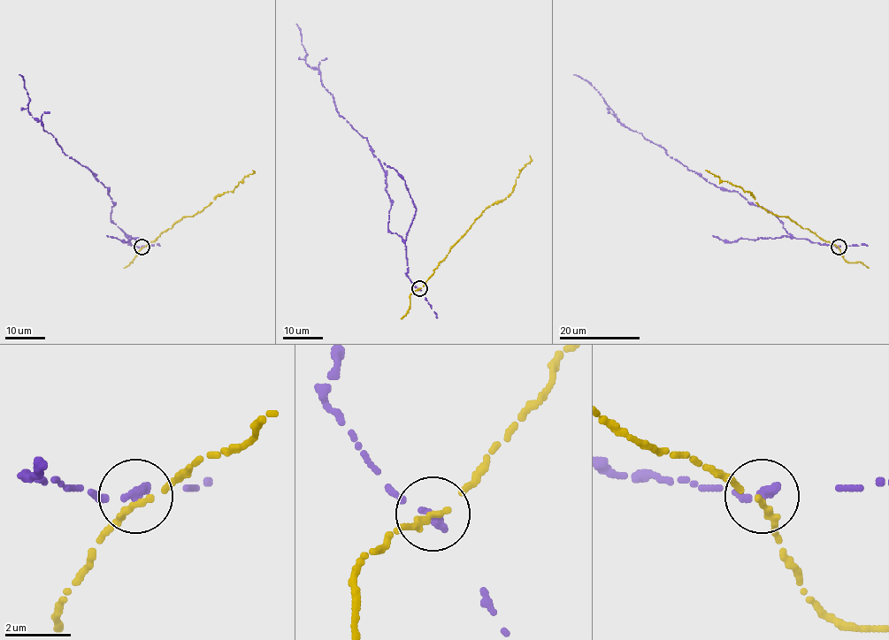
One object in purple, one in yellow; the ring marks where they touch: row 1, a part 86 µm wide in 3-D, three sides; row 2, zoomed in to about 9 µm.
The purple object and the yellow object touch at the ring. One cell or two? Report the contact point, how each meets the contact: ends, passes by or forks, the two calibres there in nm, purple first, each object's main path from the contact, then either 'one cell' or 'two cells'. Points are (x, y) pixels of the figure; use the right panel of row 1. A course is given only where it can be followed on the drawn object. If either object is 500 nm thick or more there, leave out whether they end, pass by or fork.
(839, 247) | purple ends | yellow passes by | 280/180 nm | purple via (839, 247), (793, 238), (770, 211), (688, 170), (641, 133), (622, 124), (597, 89), (573, 74) | yellow via (839, 247), (788, 217), (777, 217), (761, 207), (749, 192), (705, 170) | two cells

